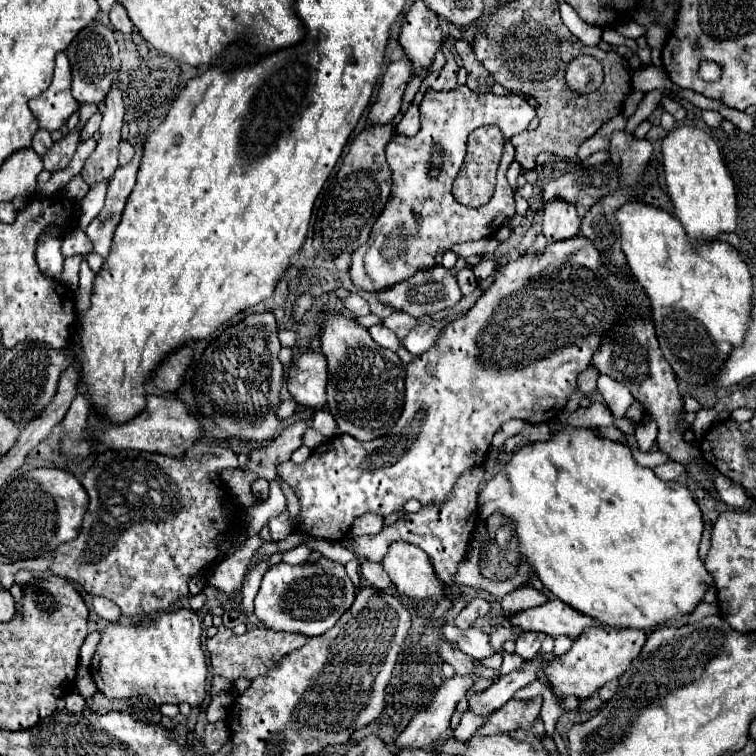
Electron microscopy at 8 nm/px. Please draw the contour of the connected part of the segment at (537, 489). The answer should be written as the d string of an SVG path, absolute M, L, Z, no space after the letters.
M551 426L551 432L553 432L553 440L529 444L525 448L515 450L511 454L511 460L503 466L503 470L485 484L485 488L479 492L481 518L489 518L493 512L501 512L503 516L507 516L515 524L521 554L531 562L531 566L535 568L543 586L551 594L555 594L559 600L563 600L567 606L571 606L573 610L587 614L601 624L615 626L615 628L643 628L645 630L645 628L657 628L657 626L669 624L671 620L691 614L697 608L697 604L703 600L707 588L713 584L713 576L707 572L707 568L697 552L701 534L703 534L703 518L701 518L701 510L699 510L697 502L693 500L689 488L679 482L673 482L673 484L661 482L653 474L651 468L643 468L633 460L629 446L613 442L613 440L597 438L595 432L589 428L579 428L577 432L557 432Z

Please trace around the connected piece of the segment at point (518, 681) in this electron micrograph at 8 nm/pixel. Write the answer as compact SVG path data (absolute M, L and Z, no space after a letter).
M527 660L523 664L521 670L515 670L507 676L501 676L497 682L493 682L485 692L481 694L473 694L469 696L469 710L475 714L475 716L489 716L493 714L495 710L499 710L507 700L513 698L513 694L531 684L537 674L541 670L541 662L531 662Z

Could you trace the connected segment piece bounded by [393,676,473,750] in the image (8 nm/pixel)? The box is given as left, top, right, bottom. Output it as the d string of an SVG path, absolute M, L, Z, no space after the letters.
M453 676L445 680L439 686L429 708L413 716L409 726L397 736L393 748L395 750L403 750L403 748L431 750L439 742L441 734L449 730L449 720L455 712L455 706L463 696L467 696L465 692L469 690L469 684L473 684L469 676L467 678Z

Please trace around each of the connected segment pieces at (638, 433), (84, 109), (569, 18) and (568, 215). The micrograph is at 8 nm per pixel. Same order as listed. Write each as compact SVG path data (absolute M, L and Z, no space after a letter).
M647 418L647 422L639 424L635 430L635 439L639 450L642 452L642 444L653 444L658 434L658 427L655 420Z
M84 104L80 105L78 110L79 113L79 123L78 129L82 130L89 118L98 111L98 108L94 104Z
M561 2L559 4L559 10L561 10L561 18L563 18L563 24L573 32L573 36L577 36L583 44L587 46L597 46L599 40L601 40L601 28L599 26L591 26L591 24L585 24L577 12L573 12L573 8L567 4L567 2Z
M553 200L553 204L545 204L543 236L547 238L549 244L575 238L579 234L579 226L581 226L581 220L573 204L565 204L563 200Z

